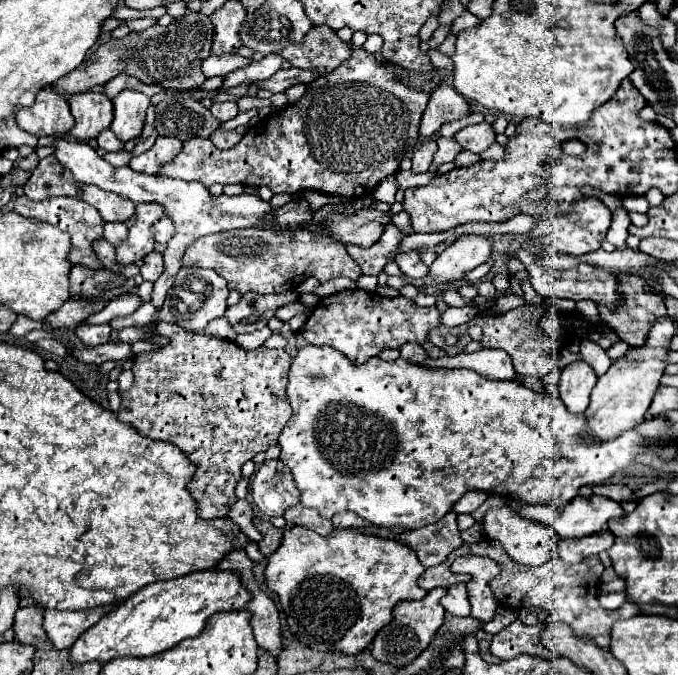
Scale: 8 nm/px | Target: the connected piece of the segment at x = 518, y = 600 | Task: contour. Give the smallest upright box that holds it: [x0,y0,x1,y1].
[419,538,639,648]

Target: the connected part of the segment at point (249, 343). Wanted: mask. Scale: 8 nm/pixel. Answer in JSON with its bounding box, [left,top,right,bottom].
[235,328,273,350]

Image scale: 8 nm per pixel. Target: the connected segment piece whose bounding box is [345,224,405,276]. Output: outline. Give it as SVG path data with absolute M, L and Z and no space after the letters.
M385 224L381 238L373 246L369 248L355 244L345 244L345 246L349 256L361 266L365 276L377 276L389 262L393 262L403 238L405 234L395 224Z

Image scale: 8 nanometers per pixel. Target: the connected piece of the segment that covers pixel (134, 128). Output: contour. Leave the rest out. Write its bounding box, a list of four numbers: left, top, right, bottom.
[111,90,149,142]

